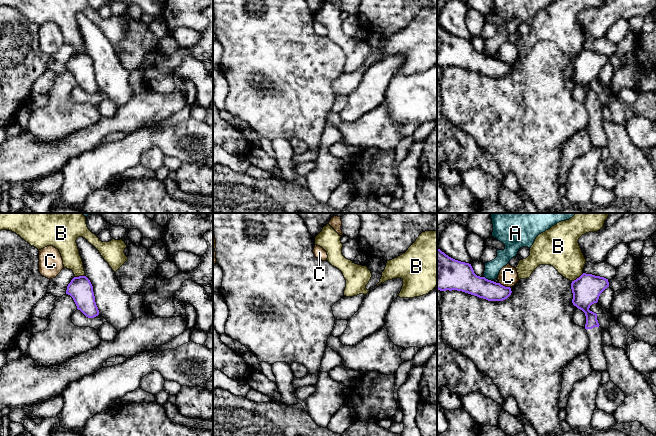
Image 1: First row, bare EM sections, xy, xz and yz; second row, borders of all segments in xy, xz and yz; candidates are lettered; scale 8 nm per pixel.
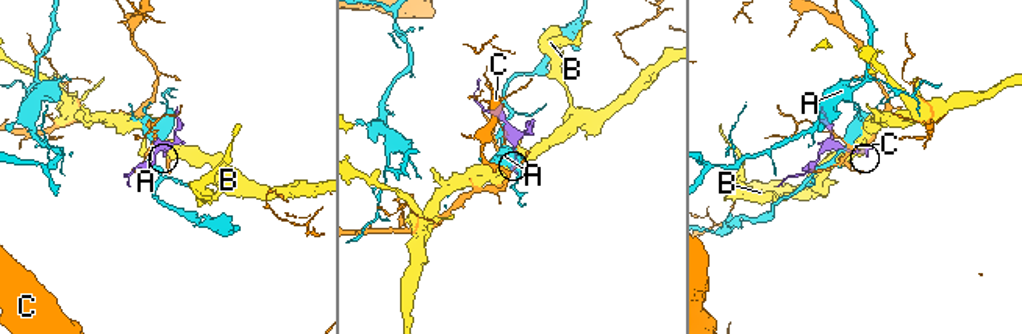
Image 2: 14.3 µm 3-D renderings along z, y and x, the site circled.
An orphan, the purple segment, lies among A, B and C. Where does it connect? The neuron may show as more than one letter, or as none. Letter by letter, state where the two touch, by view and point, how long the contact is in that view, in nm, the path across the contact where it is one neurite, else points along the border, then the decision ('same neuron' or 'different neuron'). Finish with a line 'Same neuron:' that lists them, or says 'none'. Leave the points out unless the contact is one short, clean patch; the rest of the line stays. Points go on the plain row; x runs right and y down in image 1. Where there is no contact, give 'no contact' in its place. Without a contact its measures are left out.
A: meets purple in yz at (487, 55); contact 80 nm long; border along yz (484, 52), (491, 57); different neuron
B: meets purple in yz at (577, 54); contact 120 nm long; different neuron
C: meets purple in yz at (504, 62); contact 100 nm long; different neuron
Same neuron: none

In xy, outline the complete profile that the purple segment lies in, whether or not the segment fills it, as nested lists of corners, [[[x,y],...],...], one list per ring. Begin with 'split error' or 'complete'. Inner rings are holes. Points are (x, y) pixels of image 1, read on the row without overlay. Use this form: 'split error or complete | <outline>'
complete | [[[86,52],[74,53],[67,62],[66,70],[73,74],[77,85],[86,93],[94,94],[99,91],[93,62]]]

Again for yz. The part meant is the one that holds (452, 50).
complete | [[[438,24],[437,65],[462,67],[488,77],[503,77],[512,69],[510,63],[477,52],[471,40],[455,36]]]

